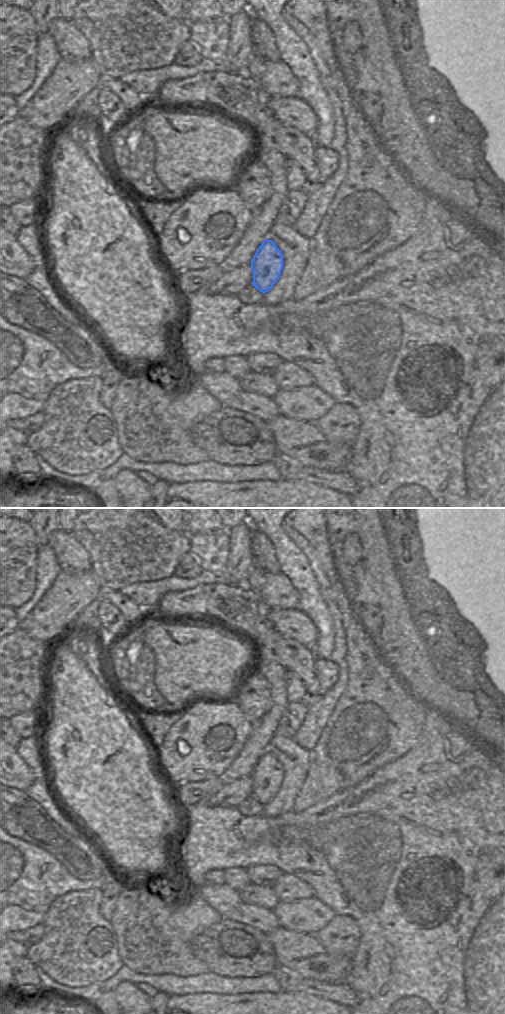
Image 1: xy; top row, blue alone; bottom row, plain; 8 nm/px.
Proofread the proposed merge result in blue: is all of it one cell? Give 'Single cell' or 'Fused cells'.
Single cell

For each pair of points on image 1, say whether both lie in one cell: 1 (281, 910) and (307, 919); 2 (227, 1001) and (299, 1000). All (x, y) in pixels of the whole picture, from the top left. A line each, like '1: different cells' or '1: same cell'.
1: same cell
2: same cell

